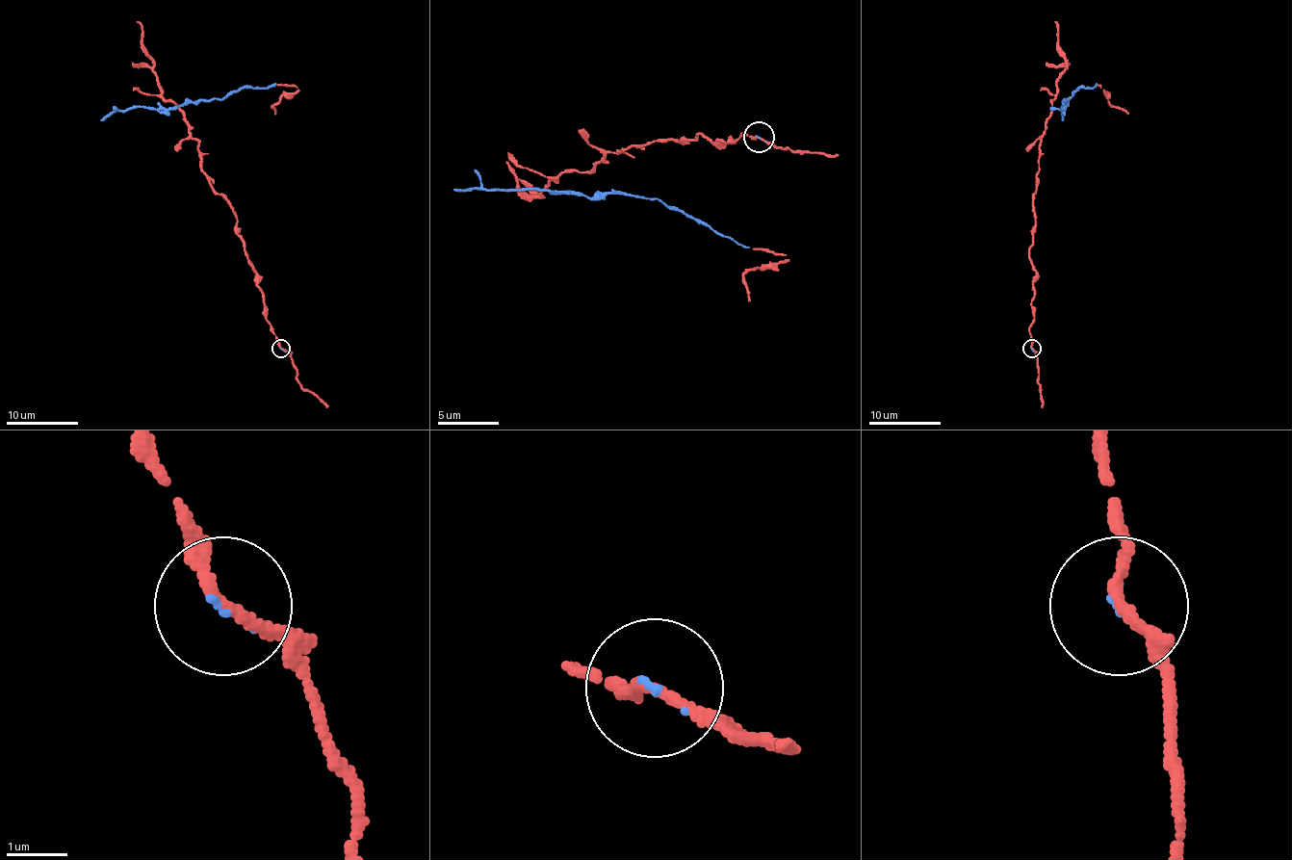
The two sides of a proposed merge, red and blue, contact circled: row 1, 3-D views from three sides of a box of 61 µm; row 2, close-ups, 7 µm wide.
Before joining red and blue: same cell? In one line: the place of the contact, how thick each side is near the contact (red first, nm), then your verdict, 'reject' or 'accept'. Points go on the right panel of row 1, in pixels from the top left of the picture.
place (1031, 349); calibres 180 and 60 nm; accept

